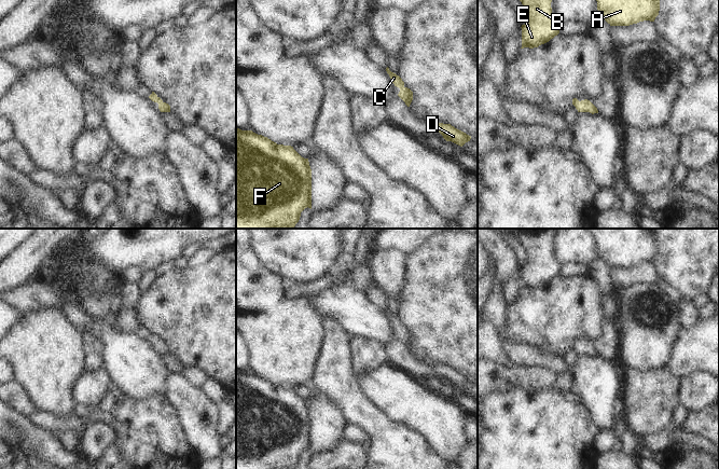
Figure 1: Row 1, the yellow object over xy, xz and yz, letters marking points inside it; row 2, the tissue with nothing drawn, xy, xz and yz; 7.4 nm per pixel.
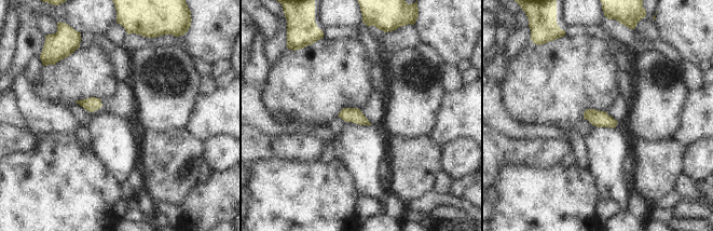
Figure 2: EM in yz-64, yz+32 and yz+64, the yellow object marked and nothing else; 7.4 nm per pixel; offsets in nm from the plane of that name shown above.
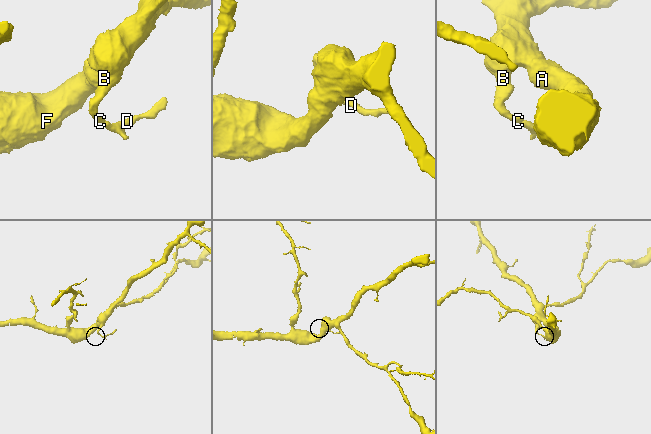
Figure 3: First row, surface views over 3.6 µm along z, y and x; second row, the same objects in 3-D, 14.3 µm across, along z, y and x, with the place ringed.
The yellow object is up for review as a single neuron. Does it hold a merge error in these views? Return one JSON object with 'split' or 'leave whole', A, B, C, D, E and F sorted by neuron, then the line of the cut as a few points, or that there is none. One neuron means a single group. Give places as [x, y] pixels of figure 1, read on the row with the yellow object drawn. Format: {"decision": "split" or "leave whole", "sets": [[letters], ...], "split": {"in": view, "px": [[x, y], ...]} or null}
{"decision": "leave whole", "sets": [["A", "B", "C", "D", "E", "F"]], "split": null}

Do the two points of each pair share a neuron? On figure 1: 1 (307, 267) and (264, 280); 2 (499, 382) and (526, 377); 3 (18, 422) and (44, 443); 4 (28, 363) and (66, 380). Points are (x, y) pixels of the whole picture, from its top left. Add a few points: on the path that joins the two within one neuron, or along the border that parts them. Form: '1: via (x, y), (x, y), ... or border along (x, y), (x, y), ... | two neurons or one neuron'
1: border along (261, 260), (266, 266), (285, 278) | two neurons
2: via (506, 377), (520, 377) | one neuron
3: via (25, 428), (38, 441) | one neuron
4: via (38, 363), (50, 363), (56, 370) | one neuron

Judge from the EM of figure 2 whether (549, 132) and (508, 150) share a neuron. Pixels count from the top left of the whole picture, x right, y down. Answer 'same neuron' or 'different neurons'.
different neurons

